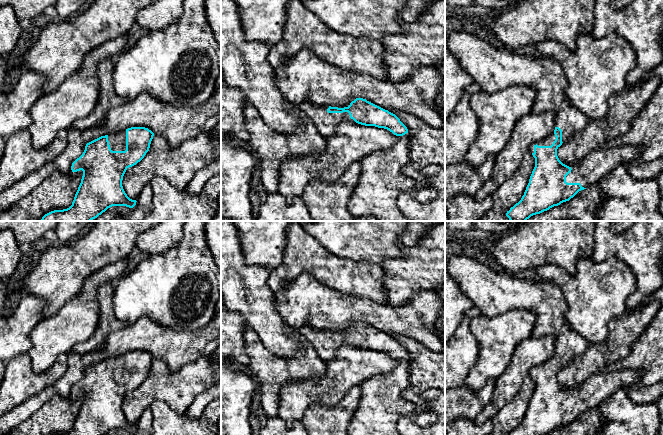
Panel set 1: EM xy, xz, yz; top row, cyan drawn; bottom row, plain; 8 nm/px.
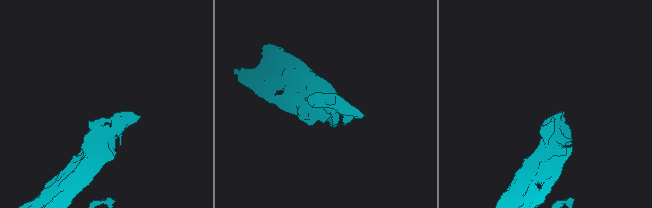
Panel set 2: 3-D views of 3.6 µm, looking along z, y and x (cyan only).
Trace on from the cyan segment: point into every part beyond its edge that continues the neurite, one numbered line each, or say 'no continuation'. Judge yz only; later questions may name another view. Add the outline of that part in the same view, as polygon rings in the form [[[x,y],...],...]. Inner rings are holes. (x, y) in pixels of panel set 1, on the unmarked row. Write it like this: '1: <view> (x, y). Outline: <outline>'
1: yz (492, 292). Outline: [[[446,255],[445,266],[482,315],[494,317],[513,309],[534,312],[537,319],[532,337],[553,335],[555,351],[562,354],[563,367],[589,346],[568,325],[565,319],[567,303],[558,285],[547,280],[520,279],[507,271],[494,271],[464,255]]]
2: yz (548, 365). Outline: [[[551,358],[549,360],[547,360],[546,362],[537,365],[535,367],[533,367],[530,372],[529,372],[529,376],[532,378],[534,377],[534,370],[537,368],[538,370],[551,370],[553,368],[553,366],[555,365],[556,361],[555,358]]]

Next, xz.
1: xz (326, 347). Outline: [[[304,325],[297,331],[311,344],[318,356],[325,362],[335,358],[336,352],[340,346],[355,346],[350,342],[348,336],[328,337],[327,333],[329,330],[327,329],[311,328]]]
2: xz (381, 405). Outline: [[[409,356],[398,360],[396,367],[386,374],[380,374],[364,381],[361,386],[359,404],[347,428],[349,435],[401,435],[397,424],[402,416],[411,414],[415,404],[406,400],[402,392],[409,384]]]

